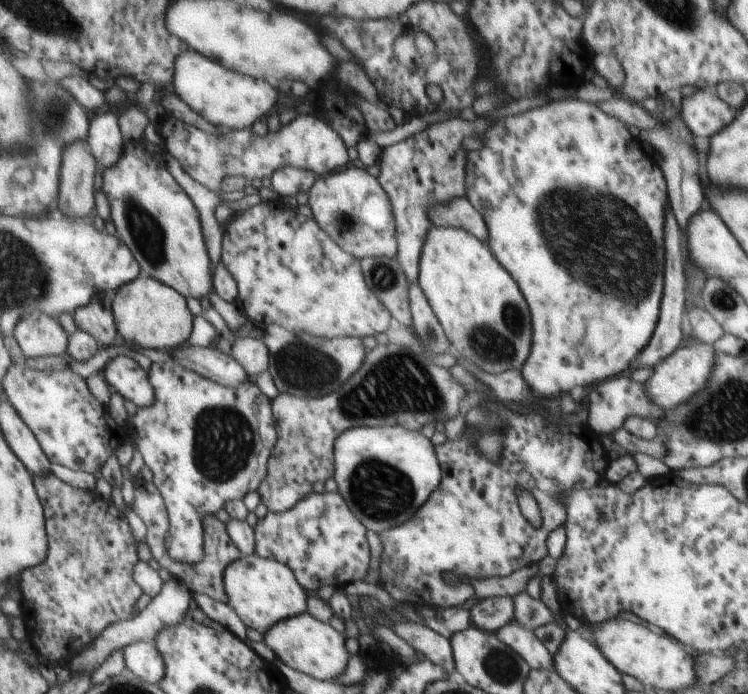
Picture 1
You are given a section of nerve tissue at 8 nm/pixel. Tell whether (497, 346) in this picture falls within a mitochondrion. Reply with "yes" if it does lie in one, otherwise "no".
yes

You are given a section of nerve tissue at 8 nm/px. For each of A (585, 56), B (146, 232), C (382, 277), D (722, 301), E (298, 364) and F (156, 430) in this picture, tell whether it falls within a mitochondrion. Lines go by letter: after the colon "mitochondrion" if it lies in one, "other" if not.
A: other
B: mitochondrion
C: mitochondrion
D: mitochondrion
E: mitochondrion
F: other

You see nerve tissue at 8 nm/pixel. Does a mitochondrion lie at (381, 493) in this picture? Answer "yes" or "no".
yes

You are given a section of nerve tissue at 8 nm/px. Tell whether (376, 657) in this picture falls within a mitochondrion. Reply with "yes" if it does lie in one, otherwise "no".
no

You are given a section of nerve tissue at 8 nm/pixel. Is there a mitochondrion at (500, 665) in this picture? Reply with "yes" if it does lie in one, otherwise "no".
yes

